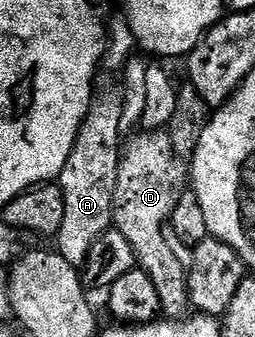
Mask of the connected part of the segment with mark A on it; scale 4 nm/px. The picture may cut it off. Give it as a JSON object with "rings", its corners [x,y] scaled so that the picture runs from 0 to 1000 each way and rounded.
{"rings":[[[408,231],[392,234],[388,264],[369,276],[365,303],[310,380],[294,439],[278,439],[278,463],[263,463],[263,487],[231,531],[247,570],[247,677],[231,677],[216,700],[216,739],[263,783],[306,795],[329,792],[373,712],[443,671],[451,546],[482,454],[475,347],[490,338],[490,303],[455,237]]]}

